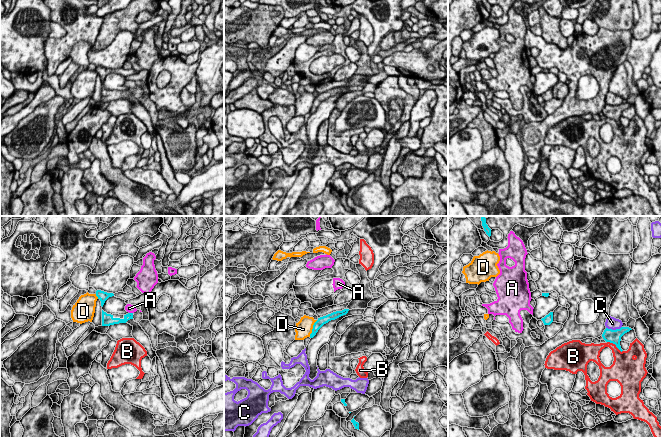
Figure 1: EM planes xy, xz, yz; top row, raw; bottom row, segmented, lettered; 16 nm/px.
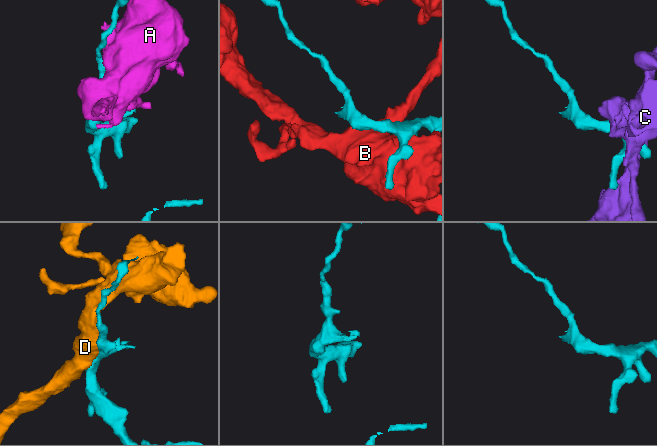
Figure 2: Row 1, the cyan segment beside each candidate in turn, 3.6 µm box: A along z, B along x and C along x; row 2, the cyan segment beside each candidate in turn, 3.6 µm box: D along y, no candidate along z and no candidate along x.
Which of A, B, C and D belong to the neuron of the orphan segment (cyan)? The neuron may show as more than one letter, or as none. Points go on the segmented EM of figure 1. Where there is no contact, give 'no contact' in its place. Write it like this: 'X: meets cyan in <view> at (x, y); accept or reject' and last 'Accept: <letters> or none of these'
A: meets cyan in xy at (131, 313); reject
B: meets cyan in yz at (615, 344); reject
C: meets cyan in yz at (613, 330); reject
D: meets cyan in xz at (313, 328); reject
Accept: none of these

